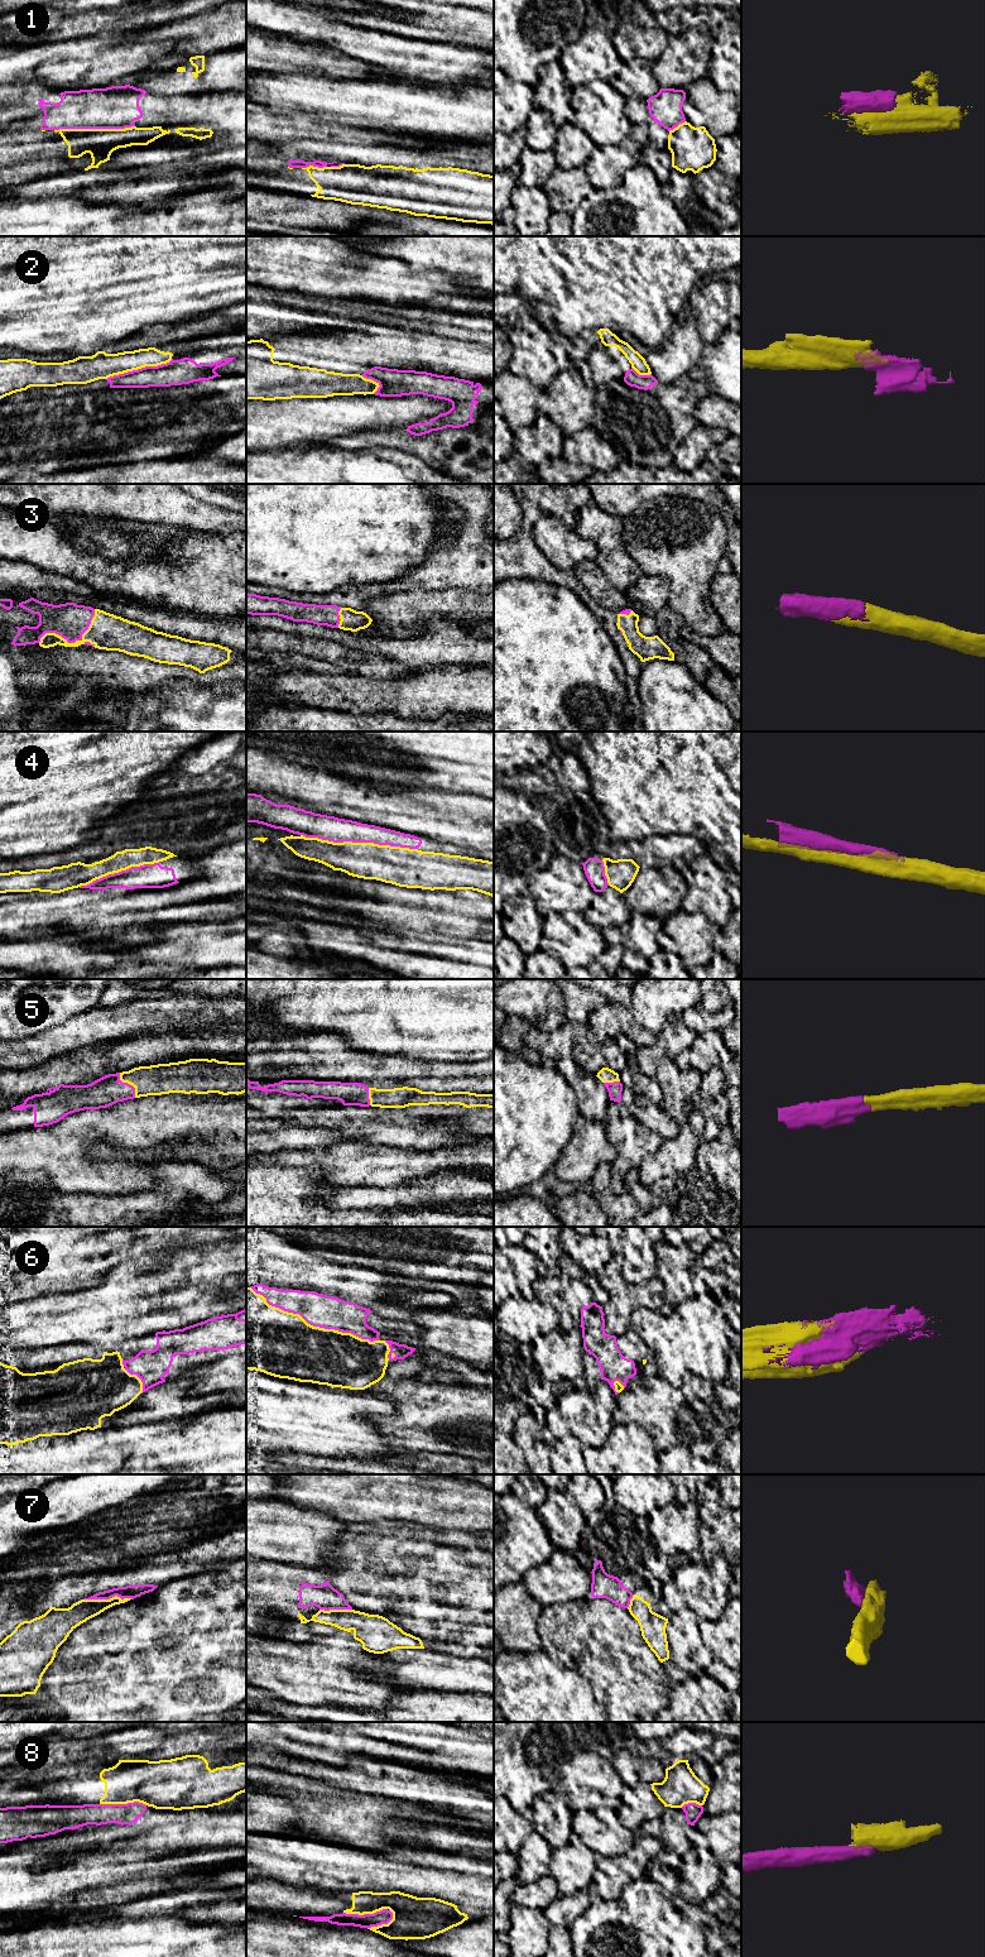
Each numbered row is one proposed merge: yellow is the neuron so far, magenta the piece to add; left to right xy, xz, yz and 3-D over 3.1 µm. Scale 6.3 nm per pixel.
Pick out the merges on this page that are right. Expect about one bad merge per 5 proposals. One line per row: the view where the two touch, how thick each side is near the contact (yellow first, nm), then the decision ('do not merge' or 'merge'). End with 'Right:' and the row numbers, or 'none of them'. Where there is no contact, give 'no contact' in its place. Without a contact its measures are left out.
1: xy | 190/280 nm | do not merge
2: xy | 170/160 nm | do not merge
3: xy | 220/220 nm | merge
4: xz | 240/160 nm | merge
5: xy | 190/190 nm | merge
6: xz | 420/200 nm | merge
7: xy | 140/80 nm | do not merge
8: xy | 300/130 nm | do not merge
Right: 3, 4, 5, 6

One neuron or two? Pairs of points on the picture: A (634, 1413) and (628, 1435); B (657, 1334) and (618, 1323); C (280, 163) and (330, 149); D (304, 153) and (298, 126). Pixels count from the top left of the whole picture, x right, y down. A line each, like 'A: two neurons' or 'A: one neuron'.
A: two neurons
B: two neurons
C: one neuron
D: two neurons

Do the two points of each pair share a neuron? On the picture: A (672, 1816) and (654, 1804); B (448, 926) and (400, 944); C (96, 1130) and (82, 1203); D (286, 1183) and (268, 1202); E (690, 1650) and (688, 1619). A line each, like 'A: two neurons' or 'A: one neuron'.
A: two neurons
B: two neurons
C: two neurons
D: one neuron
E: one neuron

